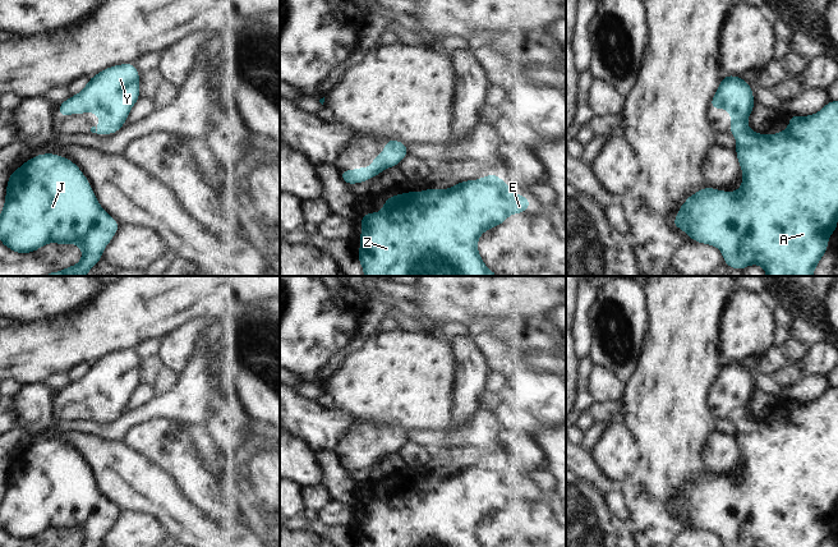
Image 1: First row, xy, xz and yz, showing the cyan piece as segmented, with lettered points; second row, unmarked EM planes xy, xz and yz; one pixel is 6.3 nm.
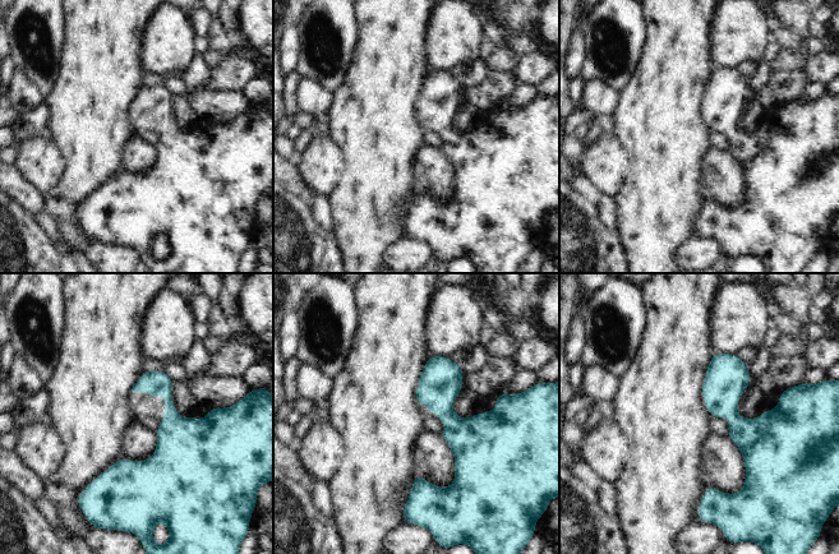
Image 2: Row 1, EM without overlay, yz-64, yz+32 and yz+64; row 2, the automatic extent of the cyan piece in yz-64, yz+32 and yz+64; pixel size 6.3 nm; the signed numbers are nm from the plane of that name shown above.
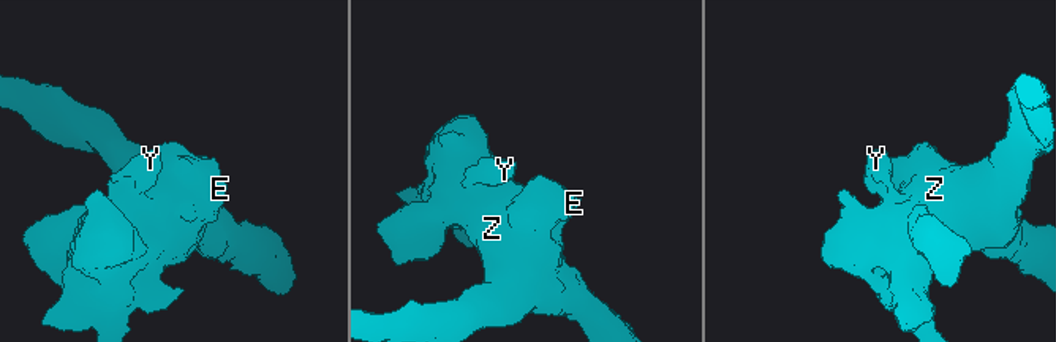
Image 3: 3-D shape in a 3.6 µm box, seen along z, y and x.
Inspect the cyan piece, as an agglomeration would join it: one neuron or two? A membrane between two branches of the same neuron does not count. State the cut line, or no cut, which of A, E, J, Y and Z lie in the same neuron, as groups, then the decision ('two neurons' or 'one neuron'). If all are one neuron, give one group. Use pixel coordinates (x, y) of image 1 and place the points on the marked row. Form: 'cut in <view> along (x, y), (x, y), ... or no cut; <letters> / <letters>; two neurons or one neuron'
no cut; A E J Y Z; one neuron

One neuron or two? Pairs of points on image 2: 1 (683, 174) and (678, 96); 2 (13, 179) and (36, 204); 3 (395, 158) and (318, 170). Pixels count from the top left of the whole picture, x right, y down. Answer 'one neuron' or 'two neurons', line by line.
1: one neuron
2: one neuron
3: two neurons

